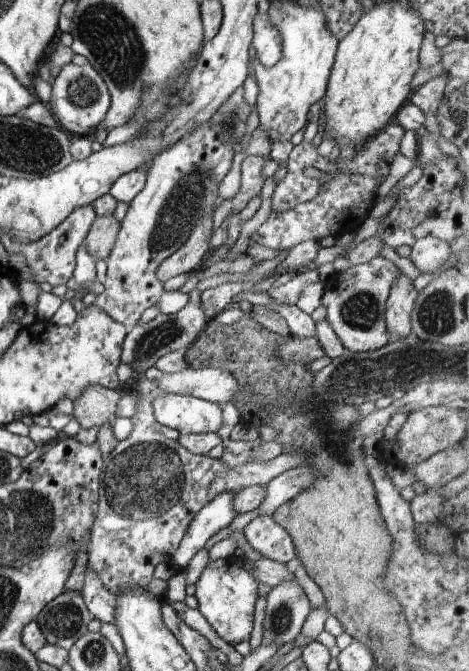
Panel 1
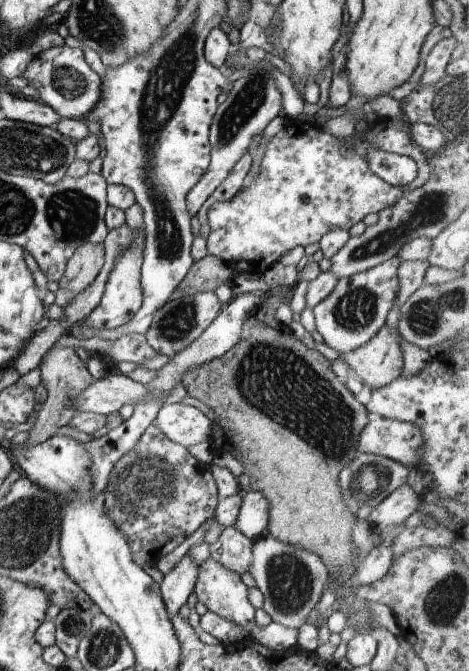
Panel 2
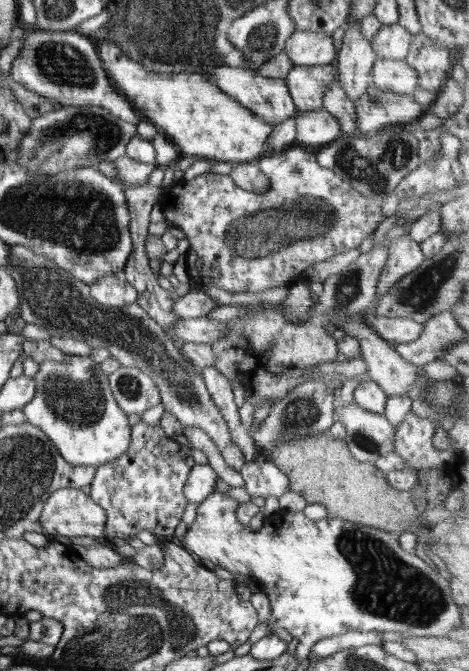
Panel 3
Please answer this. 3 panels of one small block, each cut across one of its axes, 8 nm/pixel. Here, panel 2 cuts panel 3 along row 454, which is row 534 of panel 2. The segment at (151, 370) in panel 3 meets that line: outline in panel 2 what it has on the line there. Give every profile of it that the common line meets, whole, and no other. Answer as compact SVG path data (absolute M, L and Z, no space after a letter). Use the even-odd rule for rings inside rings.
M226 527L220 538L210 544L210 558L226 570L232 570L241 575L248 571L252 561L254 541L246 538L240 530Z

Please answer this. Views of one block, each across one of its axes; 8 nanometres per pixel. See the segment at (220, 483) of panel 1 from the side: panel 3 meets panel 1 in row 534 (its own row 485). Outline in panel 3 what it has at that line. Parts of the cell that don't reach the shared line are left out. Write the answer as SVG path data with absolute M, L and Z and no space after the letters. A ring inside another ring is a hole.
M143 421L131 427L131 444L117 460L95 470L90 496L106 513L104 537L127 540L140 531L149 530L162 540L174 538L174 529L188 503L183 486L194 466L192 449L175 437L168 437L160 423L155 426Z

